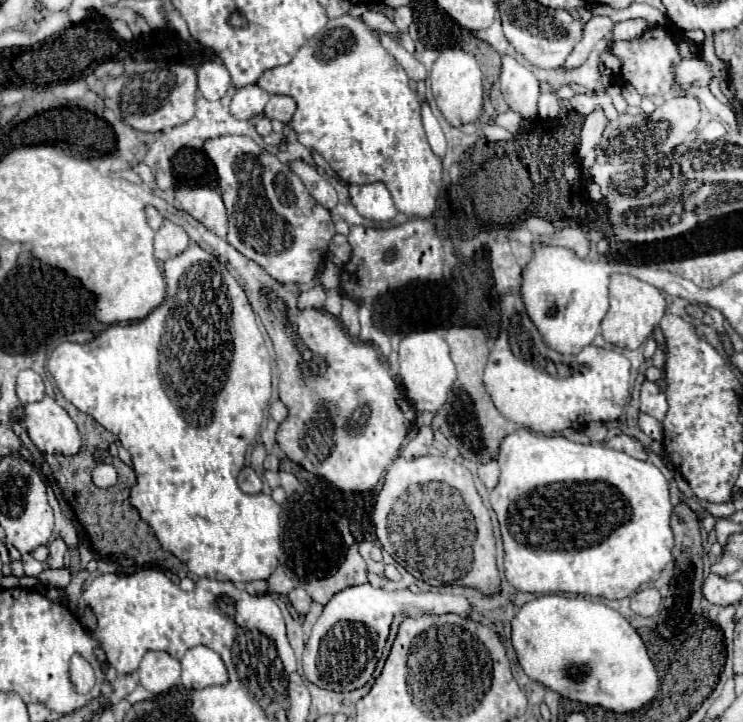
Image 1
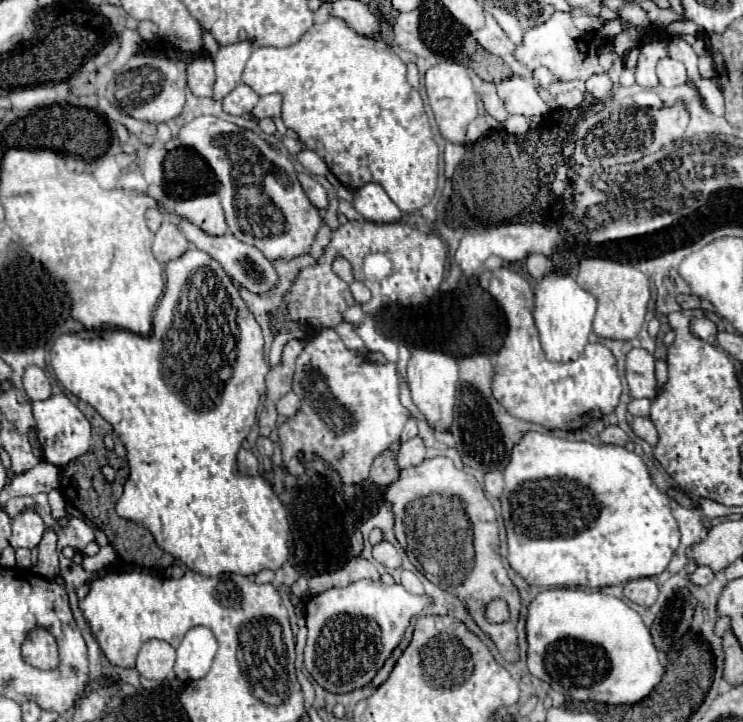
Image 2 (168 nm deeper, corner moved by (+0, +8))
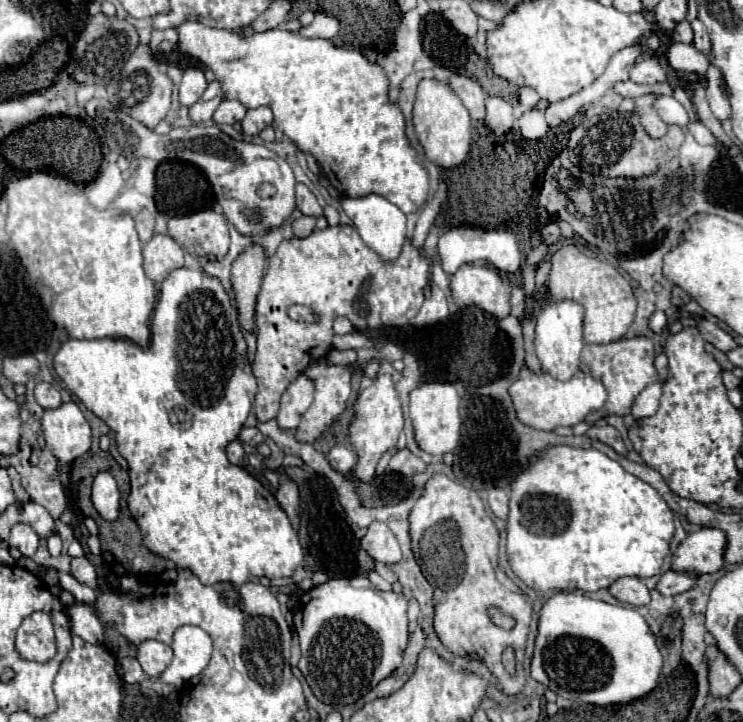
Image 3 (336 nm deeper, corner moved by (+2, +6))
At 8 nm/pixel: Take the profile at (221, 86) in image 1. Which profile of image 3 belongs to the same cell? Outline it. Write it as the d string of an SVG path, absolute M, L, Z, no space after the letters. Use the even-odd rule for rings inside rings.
M187 68L183 72L183 80L181 80L181 90L179 90L179 102L183 106L193 106L201 94L207 88L207 80L203 70L199 68Z

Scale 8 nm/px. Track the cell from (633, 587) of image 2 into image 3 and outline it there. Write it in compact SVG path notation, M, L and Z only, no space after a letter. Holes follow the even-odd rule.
M619 578L609 586L609 592L631 606L647 606L651 602L651 592L639 578Z

